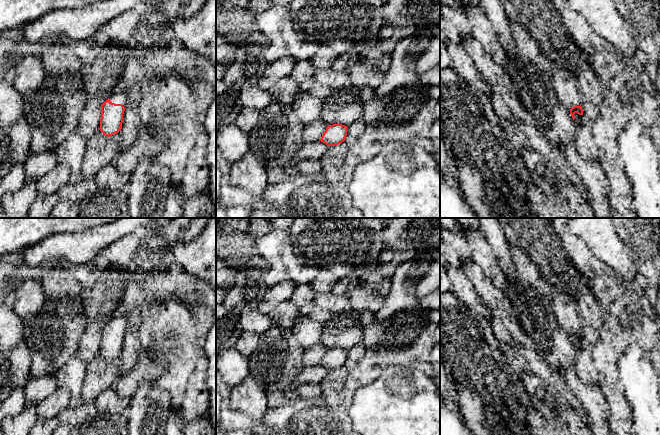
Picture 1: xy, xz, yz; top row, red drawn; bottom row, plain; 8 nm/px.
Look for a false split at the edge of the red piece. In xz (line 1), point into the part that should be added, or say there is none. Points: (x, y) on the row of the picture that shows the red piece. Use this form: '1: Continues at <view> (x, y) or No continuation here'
1: No continuation here

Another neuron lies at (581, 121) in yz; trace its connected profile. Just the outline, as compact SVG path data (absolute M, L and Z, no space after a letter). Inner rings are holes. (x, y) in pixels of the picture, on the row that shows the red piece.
M574 114L573 120L576 126L575 147L579 155L587 160L599 163L599 147L592 139L587 115Z

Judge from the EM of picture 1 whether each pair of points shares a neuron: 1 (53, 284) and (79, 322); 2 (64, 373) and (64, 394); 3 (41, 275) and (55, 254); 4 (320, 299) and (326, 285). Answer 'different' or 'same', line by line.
1: different
2: different
3: different
4: different

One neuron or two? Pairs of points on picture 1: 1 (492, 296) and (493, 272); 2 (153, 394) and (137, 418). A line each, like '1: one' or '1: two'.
1: two
2: one

